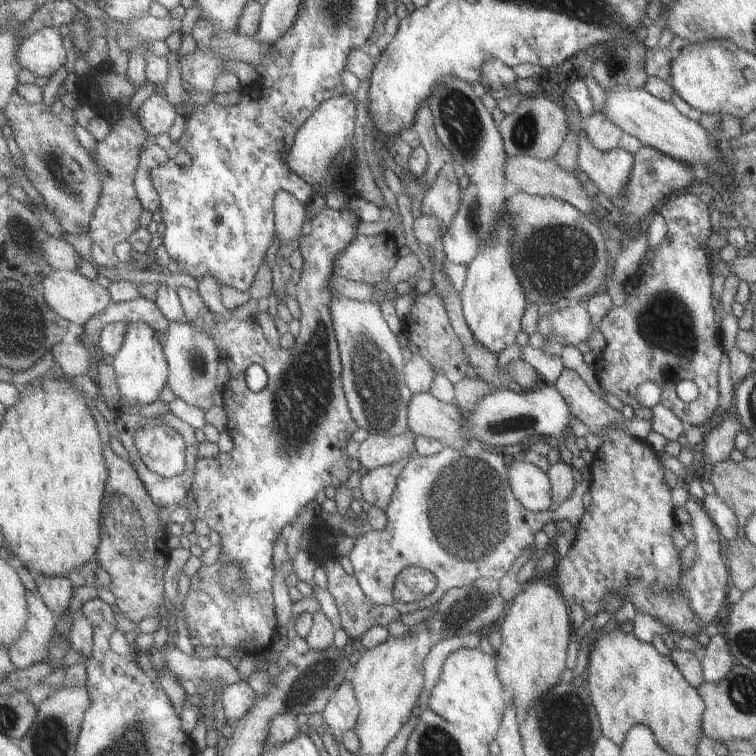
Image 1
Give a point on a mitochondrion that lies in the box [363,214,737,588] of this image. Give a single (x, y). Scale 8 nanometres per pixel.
(464, 511)

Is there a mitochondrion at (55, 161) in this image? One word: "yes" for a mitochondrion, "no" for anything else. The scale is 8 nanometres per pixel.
yes

